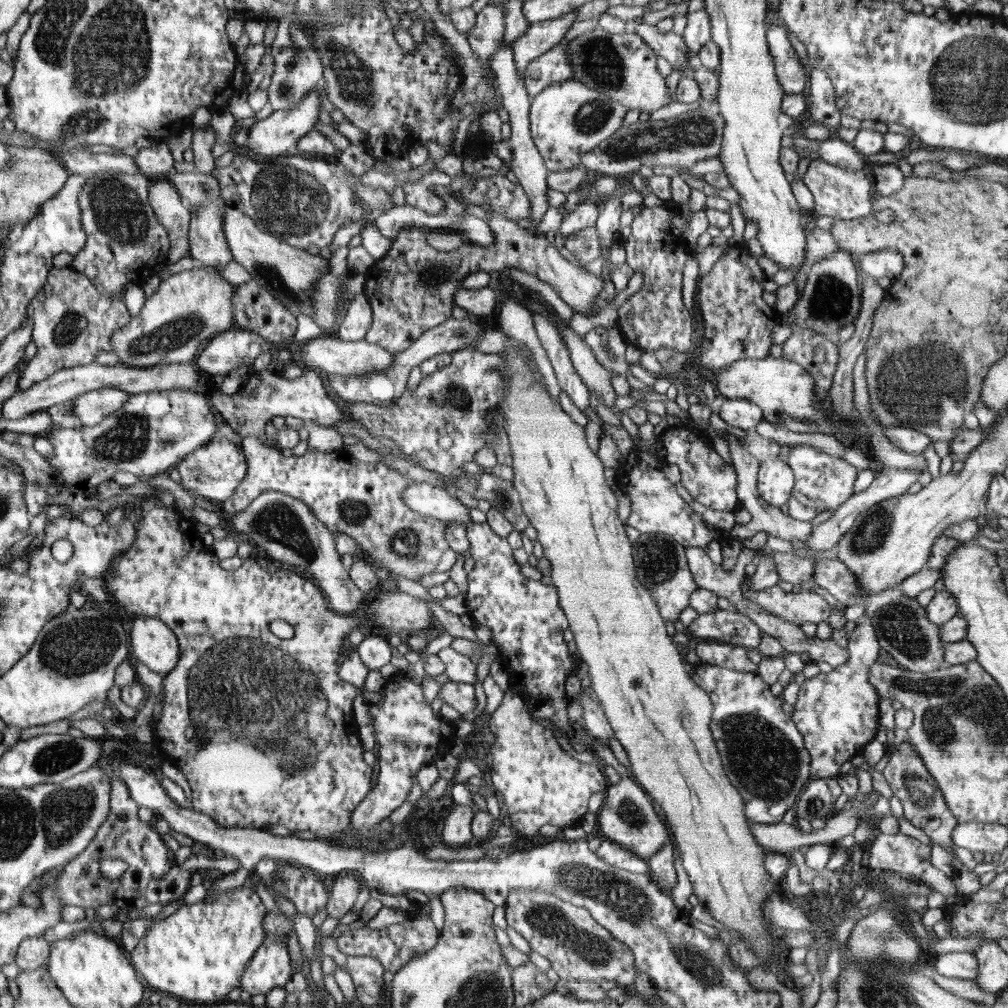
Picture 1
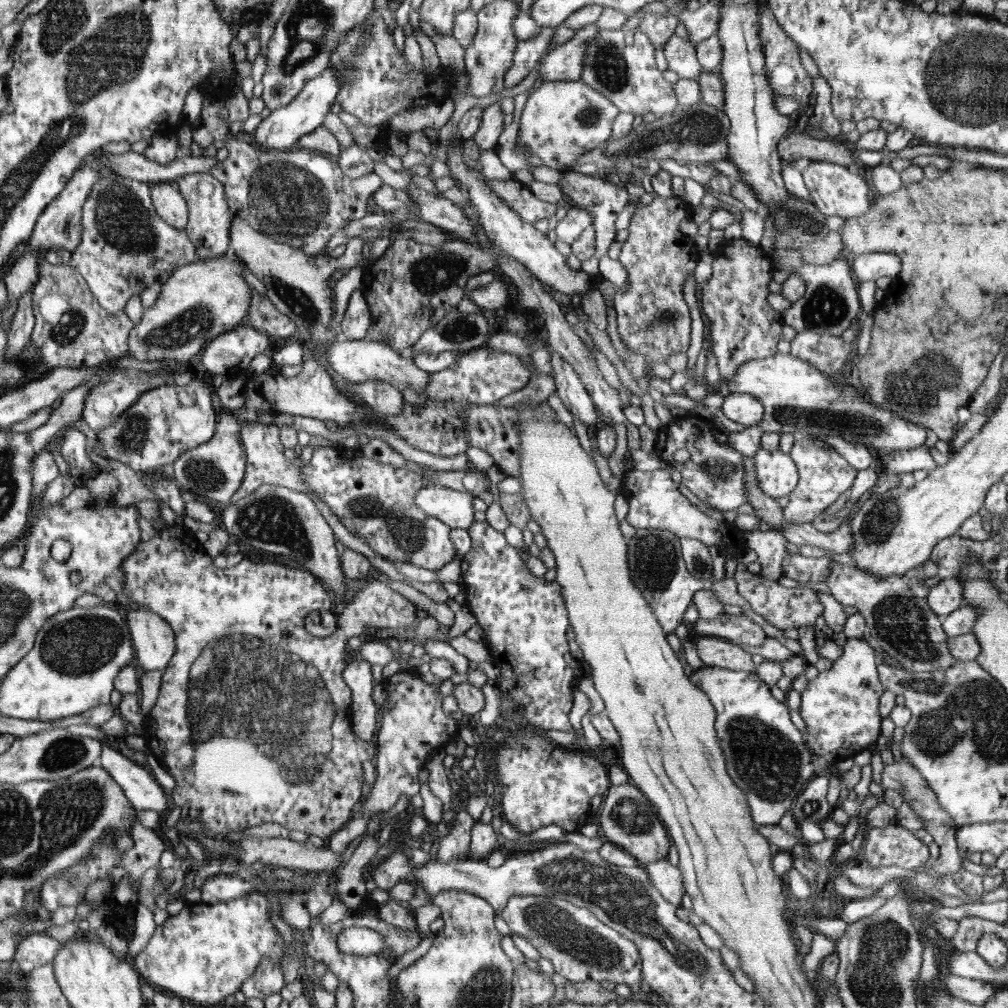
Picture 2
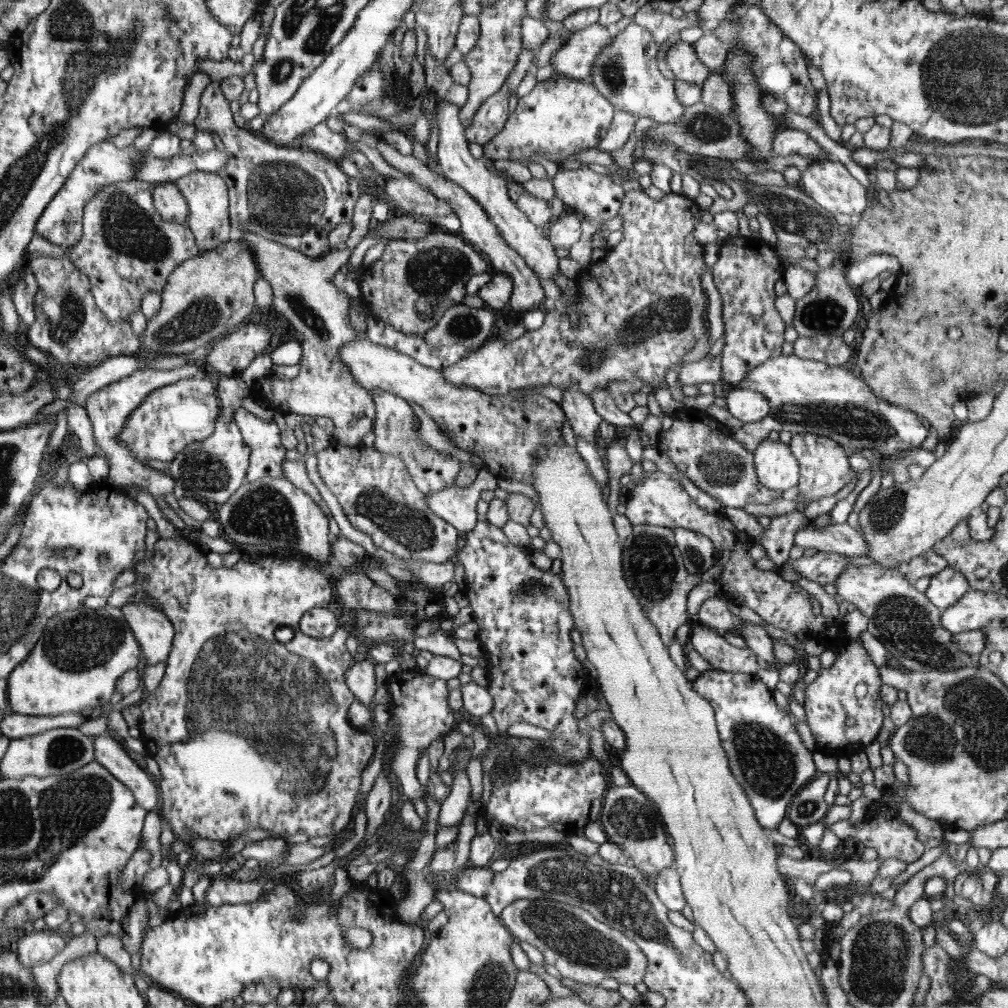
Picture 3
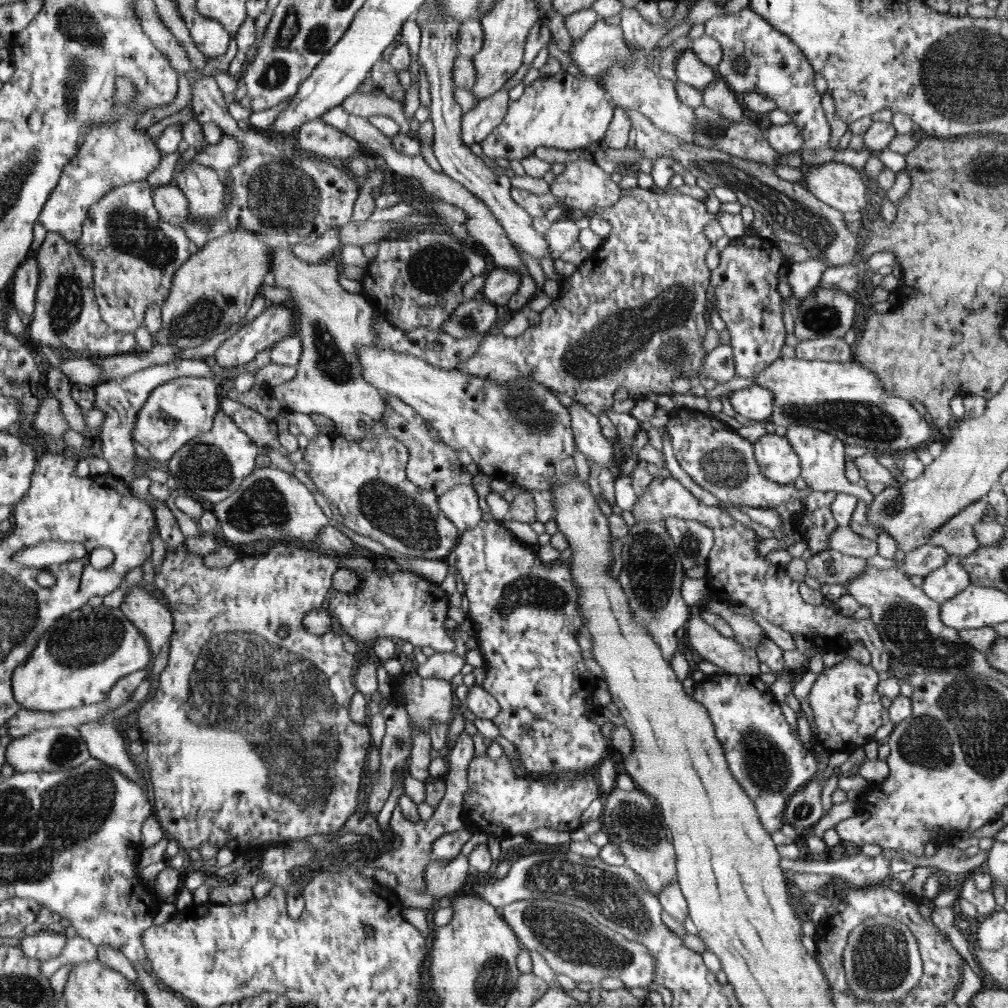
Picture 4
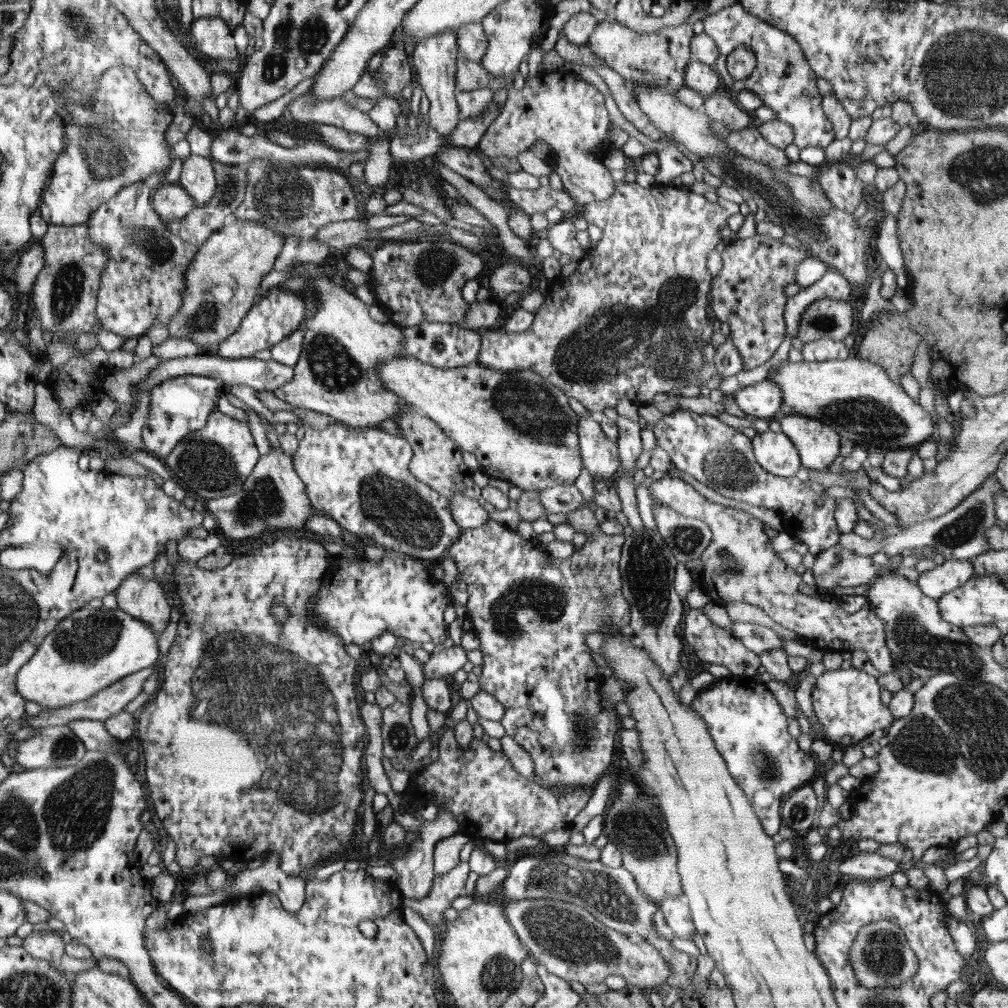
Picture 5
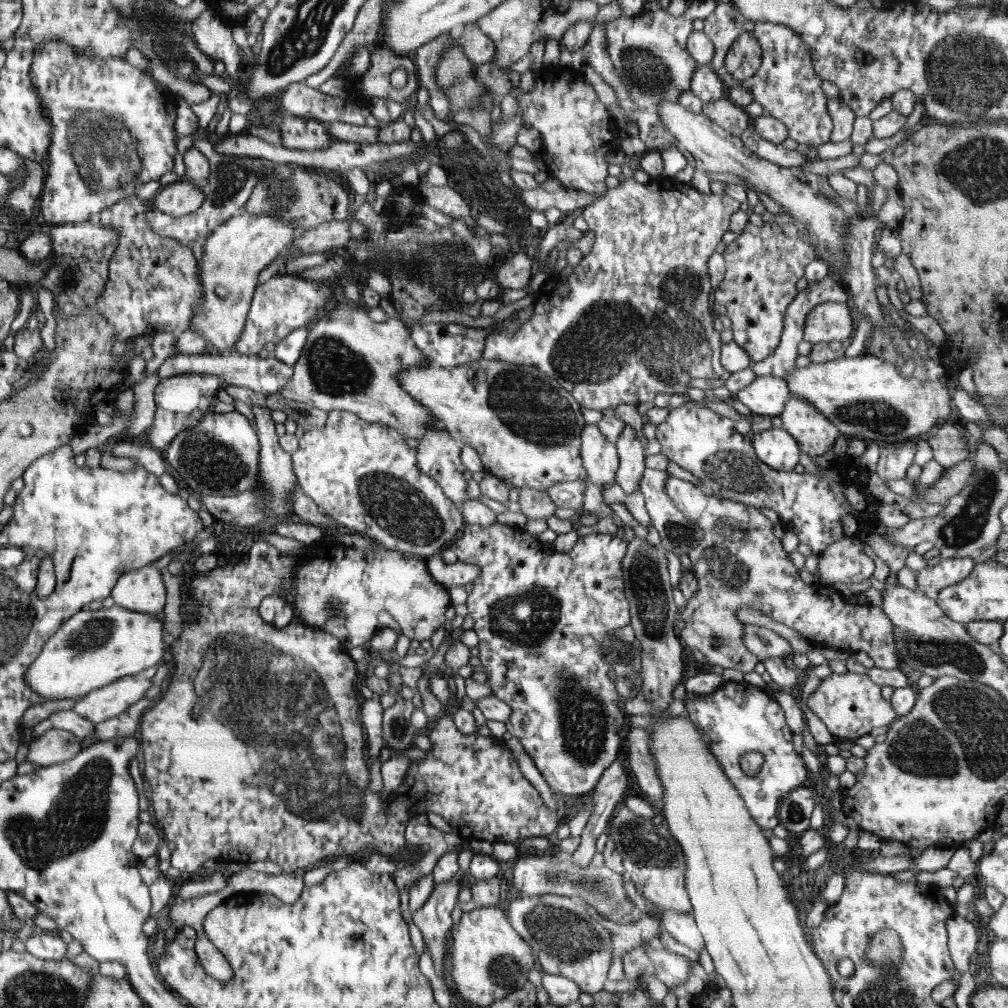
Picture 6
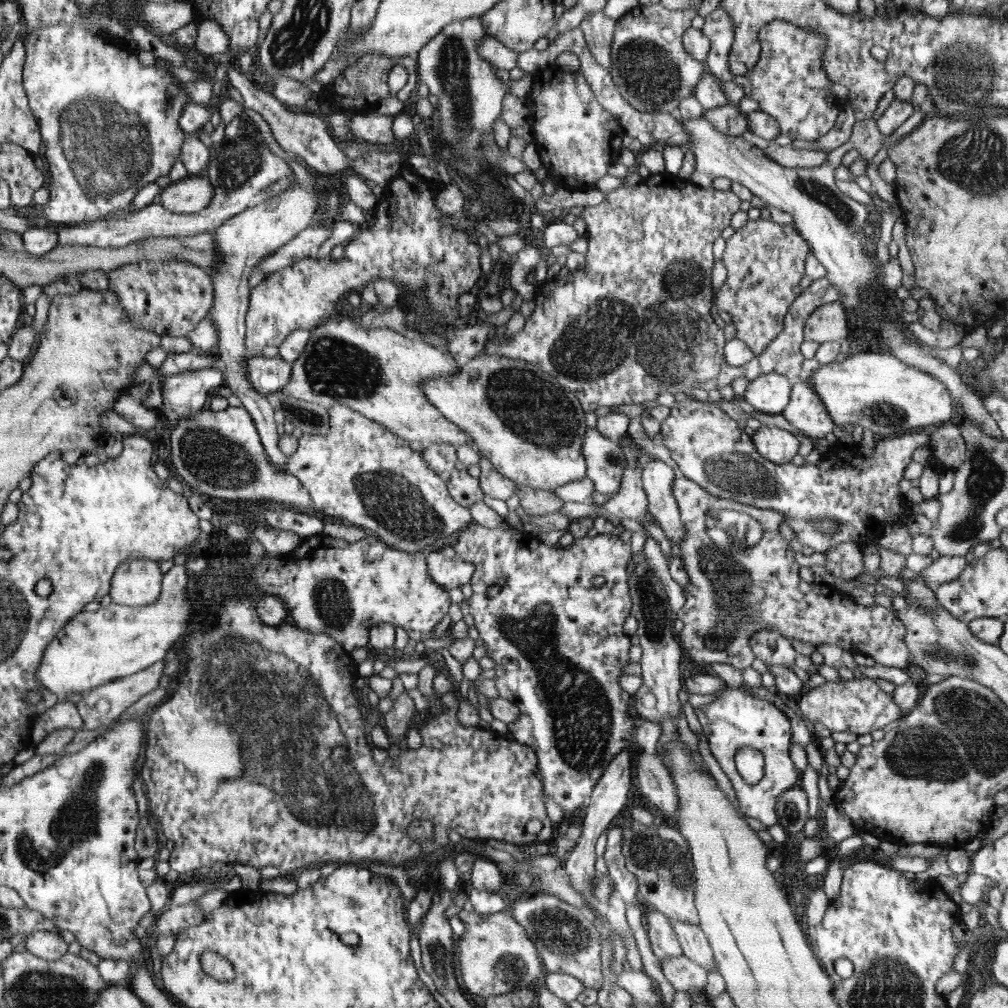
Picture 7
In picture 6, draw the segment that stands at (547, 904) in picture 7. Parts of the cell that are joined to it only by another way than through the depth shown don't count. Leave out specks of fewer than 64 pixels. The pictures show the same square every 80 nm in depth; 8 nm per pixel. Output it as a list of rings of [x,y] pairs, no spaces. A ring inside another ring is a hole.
[[[548,893],[540,896],[519,897],[509,904],[507,912],[507,919],[511,926],[527,943],[530,943],[536,964],[542,972],[569,979],[578,984],[583,992],[594,993],[602,990],[612,962],[612,937],[610,931],[587,911],[584,904],[566,895]]]

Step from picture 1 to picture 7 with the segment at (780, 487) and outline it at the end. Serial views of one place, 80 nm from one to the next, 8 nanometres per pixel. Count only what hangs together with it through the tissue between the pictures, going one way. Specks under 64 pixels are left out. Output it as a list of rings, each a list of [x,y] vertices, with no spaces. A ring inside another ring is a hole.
[[[763,425],[756,432],[751,432],[754,446],[757,451],[764,457],[770,460],[771,463],[783,465],[790,463],[792,458],[798,453],[800,446],[799,437],[776,426]]]

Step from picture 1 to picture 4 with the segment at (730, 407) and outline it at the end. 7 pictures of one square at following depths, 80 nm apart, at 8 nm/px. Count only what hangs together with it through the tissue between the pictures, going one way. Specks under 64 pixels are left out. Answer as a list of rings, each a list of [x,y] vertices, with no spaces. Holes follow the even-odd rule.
[[[751,385],[731,392],[729,395],[737,416],[764,422],[773,413],[774,397],[770,389],[760,385]]]

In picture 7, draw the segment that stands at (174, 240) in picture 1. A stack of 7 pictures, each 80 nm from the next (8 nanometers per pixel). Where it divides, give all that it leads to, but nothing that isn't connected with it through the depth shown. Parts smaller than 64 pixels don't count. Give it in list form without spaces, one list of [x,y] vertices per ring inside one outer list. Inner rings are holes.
[[[187,176],[163,189],[157,201],[166,210],[185,215],[204,211],[214,194],[213,184],[207,176]]]

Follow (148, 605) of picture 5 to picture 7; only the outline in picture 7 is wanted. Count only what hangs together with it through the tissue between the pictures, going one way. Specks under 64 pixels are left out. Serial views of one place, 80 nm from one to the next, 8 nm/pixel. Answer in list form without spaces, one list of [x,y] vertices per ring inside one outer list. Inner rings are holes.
[[[124,559],[113,574],[111,602],[135,607],[155,603],[161,596],[162,579],[157,561]]]

